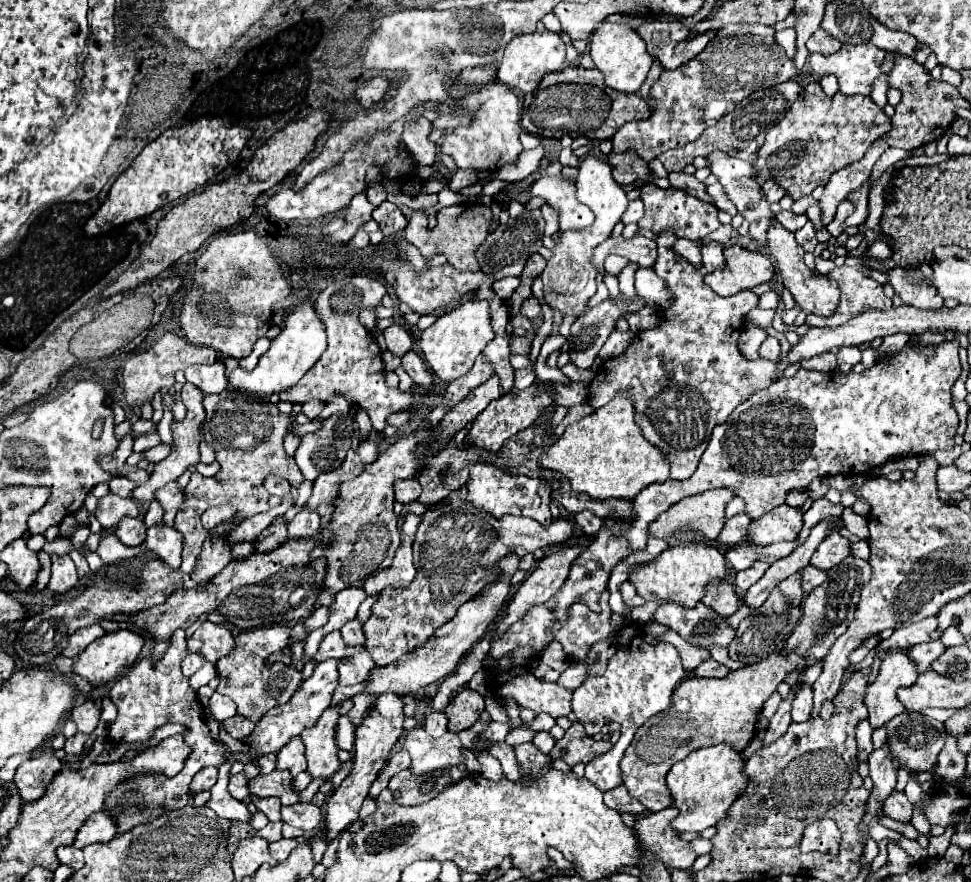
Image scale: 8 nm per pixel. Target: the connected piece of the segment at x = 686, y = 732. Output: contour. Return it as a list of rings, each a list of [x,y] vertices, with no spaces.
[[[780,651],[772,653],[768,659],[746,665],[738,671],[732,671],[724,679],[700,679],[686,677],[672,695],[672,705],[668,711],[654,715],[644,723],[630,747],[620,761],[620,777],[632,799],[640,801],[650,813],[666,809],[666,773],[678,761],[682,761],[690,751],[730,743],[736,751],[752,741],[756,733],[756,721],[766,699],[776,691],[784,677],[802,665],[804,659],[796,653],[782,657]]]

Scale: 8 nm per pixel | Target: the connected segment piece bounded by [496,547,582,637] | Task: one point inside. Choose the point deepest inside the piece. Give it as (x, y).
(547, 578)

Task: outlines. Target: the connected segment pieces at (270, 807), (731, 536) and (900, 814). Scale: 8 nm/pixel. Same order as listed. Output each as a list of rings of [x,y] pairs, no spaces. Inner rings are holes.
[[[252,797],[254,805],[258,807],[258,811],[262,811],[268,821],[280,821],[280,799],[274,799],[274,797],[268,797],[268,799],[256,799]]]
[[[740,513],[740,515],[728,519],[722,533],[720,533],[720,537],[716,539],[718,545],[736,547],[736,545],[744,543],[744,537],[748,533],[748,525],[750,525],[750,517],[746,513]]]
[[[892,791],[892,795],[884,801],[882,813],[894,821],[908,823],[912,817],[912,805],[908,803],[908,799],[902,791]]]

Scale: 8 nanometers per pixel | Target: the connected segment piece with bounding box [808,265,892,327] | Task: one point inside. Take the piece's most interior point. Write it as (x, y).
(856, 289)

